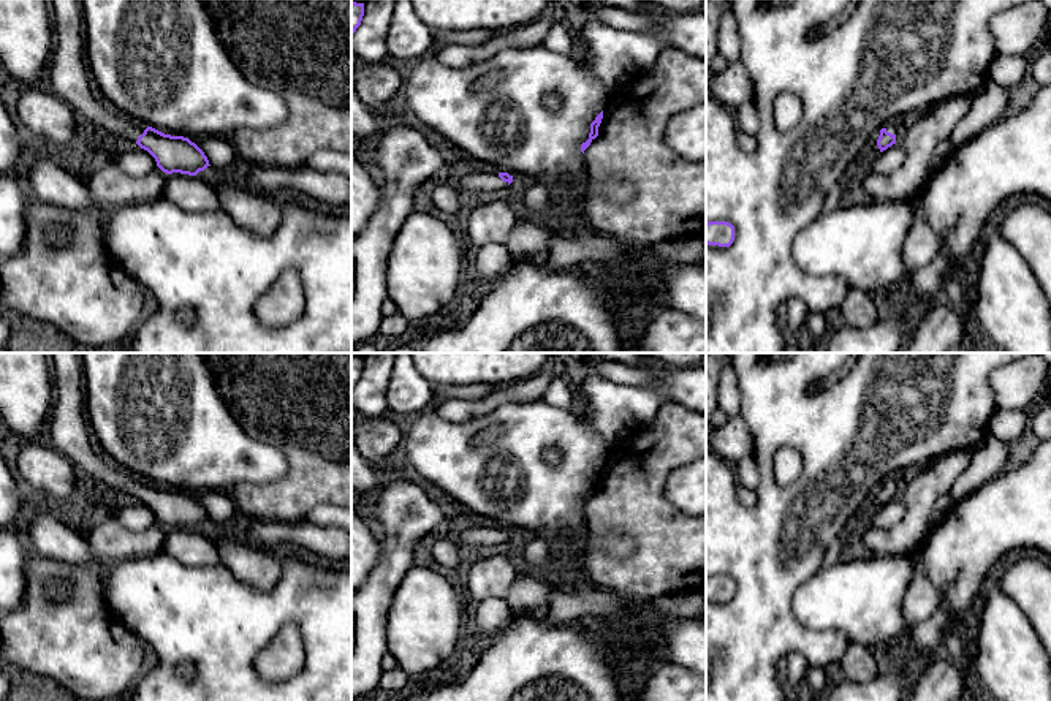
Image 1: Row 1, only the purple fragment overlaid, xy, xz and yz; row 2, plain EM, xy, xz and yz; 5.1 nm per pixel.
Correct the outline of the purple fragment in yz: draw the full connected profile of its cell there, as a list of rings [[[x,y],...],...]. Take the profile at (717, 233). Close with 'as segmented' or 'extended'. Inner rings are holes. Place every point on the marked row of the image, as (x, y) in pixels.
[[[708,222],[706,223],[706,244],[730,247],[734,241],[734,226],[728,222]]]; as segmented

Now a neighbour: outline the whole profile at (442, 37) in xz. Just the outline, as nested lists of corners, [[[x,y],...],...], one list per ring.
[[[431,28],[435,47],[445,47],[451,44],[476,46],[494,40],[495,36],[505,33],[495,28],[470,28],[470,30],[445,30]]]

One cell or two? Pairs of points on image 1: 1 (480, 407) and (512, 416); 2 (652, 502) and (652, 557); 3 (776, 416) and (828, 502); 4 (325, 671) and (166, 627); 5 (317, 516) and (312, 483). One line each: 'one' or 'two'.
1: two
2: one
3: one
4: one
5: two

